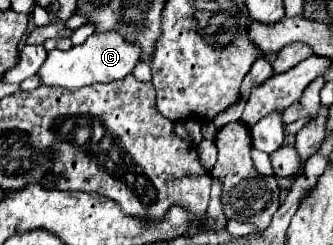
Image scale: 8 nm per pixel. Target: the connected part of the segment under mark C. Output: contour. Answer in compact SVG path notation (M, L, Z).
M105 31L105 33L93 33L85 43L75 45L69 51L59 51L59 49L49 51L43 67L39 69L39 77L45 85L57 85L75 91L85 85L111 83L123 79L135 69L139 61L141 61L141 47L129 43L121 33Z

